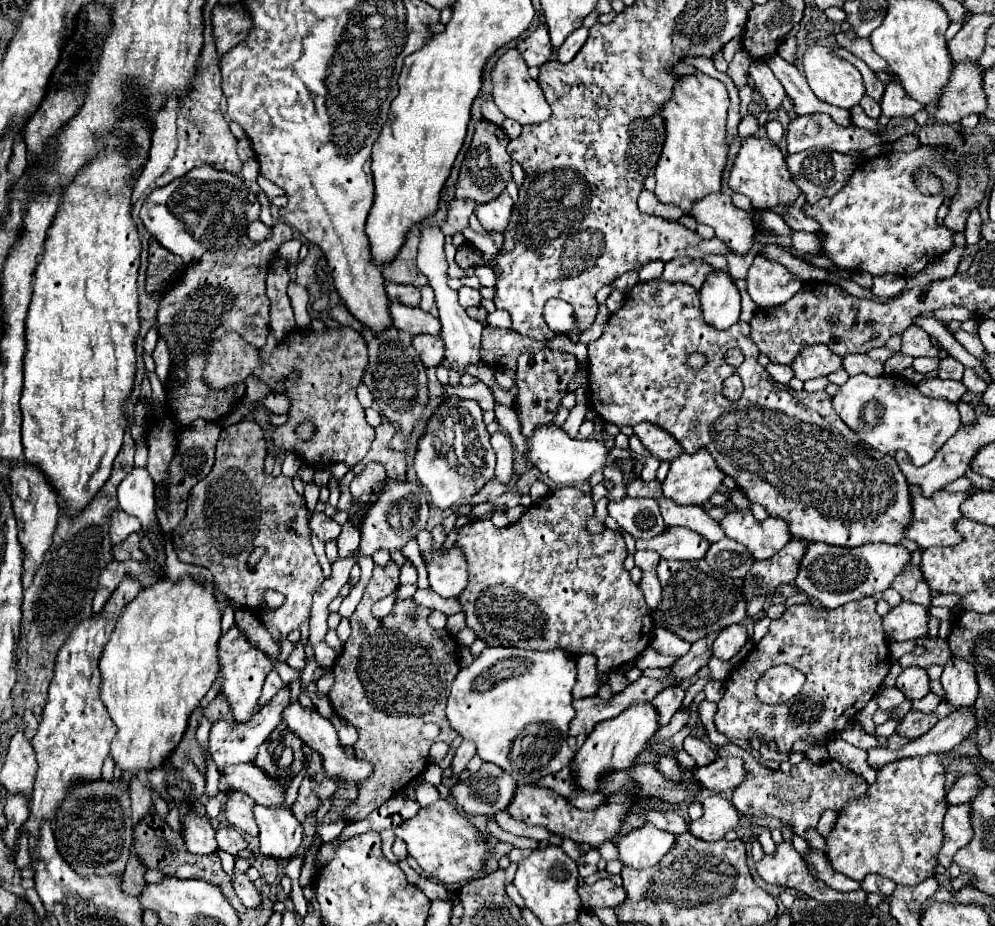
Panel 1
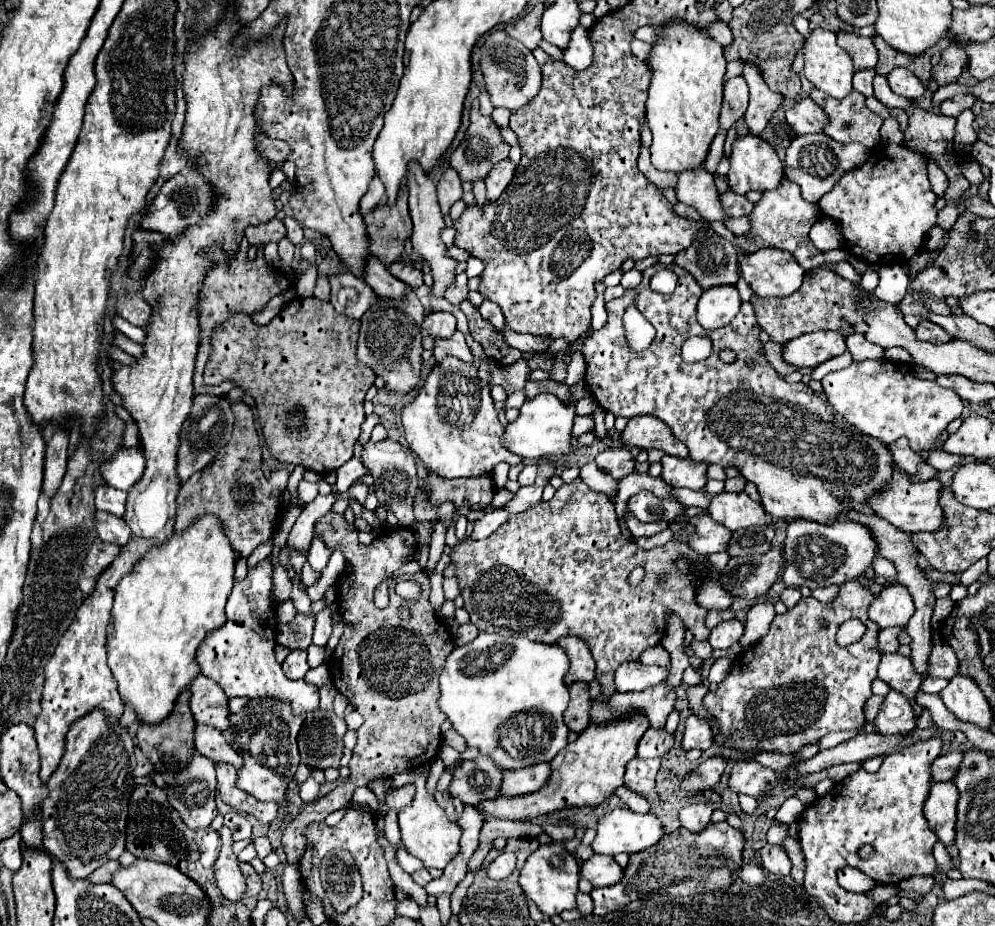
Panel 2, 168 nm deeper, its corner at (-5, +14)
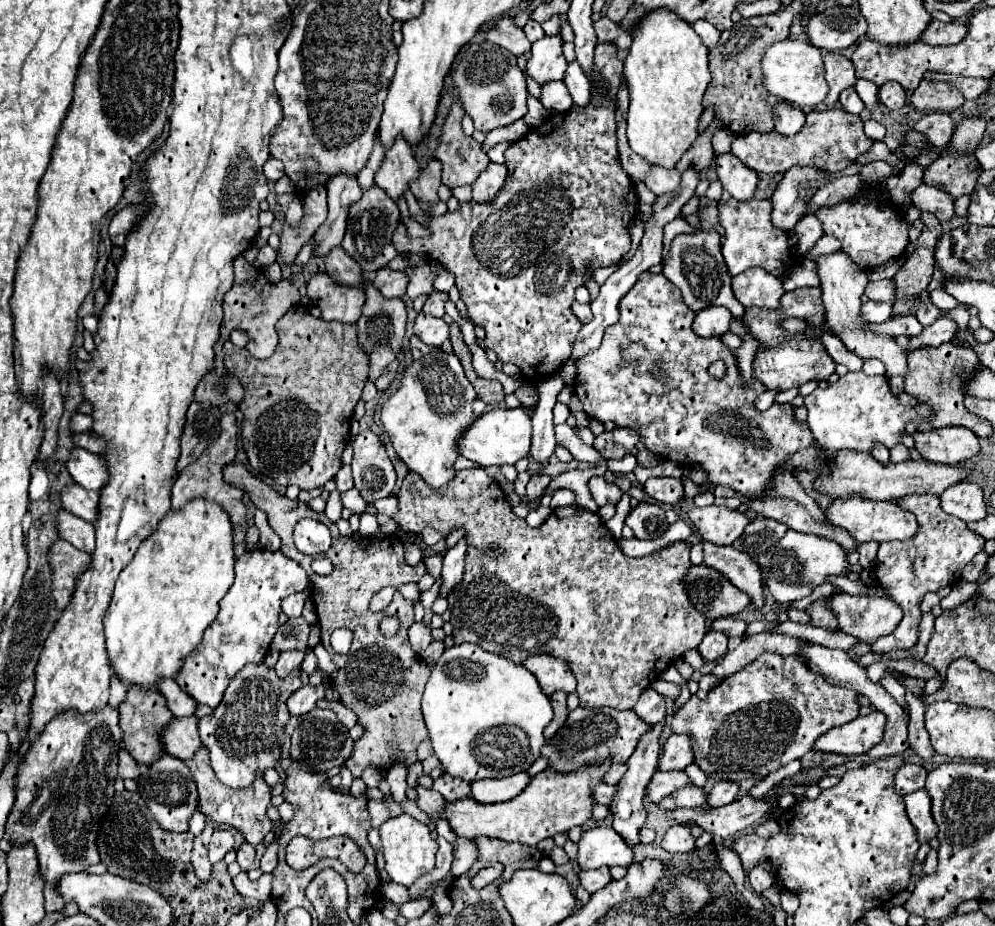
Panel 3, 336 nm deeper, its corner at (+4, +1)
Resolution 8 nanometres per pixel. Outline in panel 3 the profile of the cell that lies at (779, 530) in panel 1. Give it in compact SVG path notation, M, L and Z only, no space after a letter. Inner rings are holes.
M694 507L690 519L700 537L714 545L732 545L746 529L750 519L736 509L728 507Z

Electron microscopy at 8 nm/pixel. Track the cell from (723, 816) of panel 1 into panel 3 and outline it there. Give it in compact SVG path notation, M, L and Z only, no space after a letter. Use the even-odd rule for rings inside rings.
M672 825L662 839L662 847L668 853L690 853L694 849L694 843L696 839L692 837L690 827L684 825Z

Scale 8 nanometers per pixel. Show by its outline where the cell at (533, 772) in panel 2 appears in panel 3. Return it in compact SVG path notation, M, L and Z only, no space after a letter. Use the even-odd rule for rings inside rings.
M518 773L504 779L482 779L478 783L472 783L474 787L472 797L478 803L504 803L518 797L522 789L528 787L530 779L532 777L528 773Z

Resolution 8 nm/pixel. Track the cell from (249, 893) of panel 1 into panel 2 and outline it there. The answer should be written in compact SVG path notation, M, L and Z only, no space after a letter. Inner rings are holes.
M225 826L219 830L221 836L221 850L219 850L219 858L215 862L215 882L219 884L221 894L227 900L239 900L245 892L245 878L239 870L239 860L231 850L231 830L227 830Z

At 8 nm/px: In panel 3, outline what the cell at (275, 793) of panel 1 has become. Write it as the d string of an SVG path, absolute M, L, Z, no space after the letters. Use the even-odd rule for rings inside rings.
M174 719L162 733L162 745L164 751L174 755L176 759L194 759L194 753L204 747L204 743L198 737L198 719Z

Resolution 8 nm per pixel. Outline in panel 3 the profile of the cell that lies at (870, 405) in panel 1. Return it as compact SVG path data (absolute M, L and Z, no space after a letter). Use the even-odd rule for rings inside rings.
M862 371L846 373L836 383L830 383L826 389L816 389L804 397L808 407L808 425L814 439L832 451L852 449L852 451L872 451L874 443L882 443L888 449L896 447L902 441L908 423L920 425L934 417L934 409L928 403L902 405L898 397L890 391L888 377L876 375L870 377Z

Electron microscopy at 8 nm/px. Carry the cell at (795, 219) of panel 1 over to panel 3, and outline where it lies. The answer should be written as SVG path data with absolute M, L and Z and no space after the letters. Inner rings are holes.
M730 199L726 205L718 205L720 225L724 227L722 255L730 275L738 275L750 267L764 267L772 275L784 277L790 267L798 263L798 255L788 245L788 233L772 223L772 201L752 199L750 203L738 203Z

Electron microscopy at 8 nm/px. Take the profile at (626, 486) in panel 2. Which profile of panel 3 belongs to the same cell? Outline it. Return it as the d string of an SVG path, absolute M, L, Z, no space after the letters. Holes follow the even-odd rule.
M592 477L588 481L588 487L590 487L590 493L594 497L594 501L602 507L606 503L618 503L620 497L622 497L622 491L614 485L614 483L608 483L604 477Z

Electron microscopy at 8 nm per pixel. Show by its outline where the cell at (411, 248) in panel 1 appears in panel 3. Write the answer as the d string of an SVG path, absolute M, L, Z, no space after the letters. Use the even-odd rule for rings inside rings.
M372 187L368 191L364 191L362 199L358 203L354 203L354 207L350 209L348 229L346 229L342 247L354 261L358 261L362 271L366 271L366 273L378 271L378 269L386 267L388 261L398 255L398 251L394 249L394 243L392 243L392 233L396 231L396 227L400 223L398 219L400 219L398 205L380 187Z

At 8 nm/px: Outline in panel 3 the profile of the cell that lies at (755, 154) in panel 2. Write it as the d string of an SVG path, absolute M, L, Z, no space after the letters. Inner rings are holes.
M726 153L716 157L716 171L722 187L736 199L736 201L750 201L758 191L758 173L746 165L742 165L736 155Z

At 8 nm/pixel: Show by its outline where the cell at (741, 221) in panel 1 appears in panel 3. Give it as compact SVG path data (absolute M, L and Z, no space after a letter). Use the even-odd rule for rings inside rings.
M652 167L650 169L650 179L646 179L646 187L650 191L654 191L656 195L668 195L680 189L680 173L674 171L666 171L662 167Z

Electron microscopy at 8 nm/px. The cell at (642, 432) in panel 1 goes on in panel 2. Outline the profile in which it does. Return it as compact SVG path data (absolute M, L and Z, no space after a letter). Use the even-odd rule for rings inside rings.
M649 416L629 418L619 440L621 444L631 446L631 448L639 448L639 450L659 448L669 456L687 458L687 446L675 440L671 430L667 430L667 424L659 422L659 418L649 418Z

